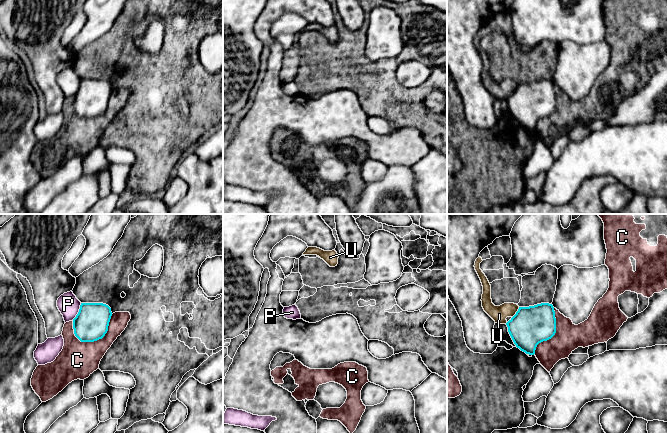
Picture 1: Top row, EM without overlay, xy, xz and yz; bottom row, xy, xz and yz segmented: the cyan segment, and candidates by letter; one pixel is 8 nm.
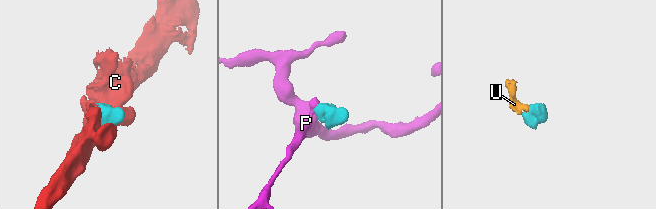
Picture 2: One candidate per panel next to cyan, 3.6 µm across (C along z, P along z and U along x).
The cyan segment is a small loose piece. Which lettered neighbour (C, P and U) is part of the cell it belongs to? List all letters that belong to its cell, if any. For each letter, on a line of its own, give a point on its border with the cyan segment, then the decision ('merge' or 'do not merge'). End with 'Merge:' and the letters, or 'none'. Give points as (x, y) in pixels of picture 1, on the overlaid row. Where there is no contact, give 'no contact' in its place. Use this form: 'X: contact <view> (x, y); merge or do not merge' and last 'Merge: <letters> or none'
C: contact xy (99, 338); do not merge
P: contact xy (78, 312); do not merge
U: contact yz (516, 312); do not merge
Merge: none

